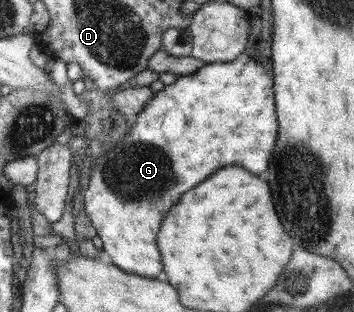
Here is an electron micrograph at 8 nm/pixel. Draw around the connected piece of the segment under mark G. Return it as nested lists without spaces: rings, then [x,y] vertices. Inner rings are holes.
[[[245,53],[239,54],[232,62],[204,65],[193,74],[179,76],[172,84],[153,93],[143,104],[143,110],[131,118],[129,132],[118,144],[105,150],[102,158],[95,158],[83,193],[83,209],[112,266],[137,277],[155,279],[161,272],[161,255],[155,246],[157,226],[183,192],[229,164],[241,166],[249,170],[249,174],[261,174],[267,170],[277,138],[277,116],[271,86],[272,74],[265,71],[255,57],[250,58]]]

